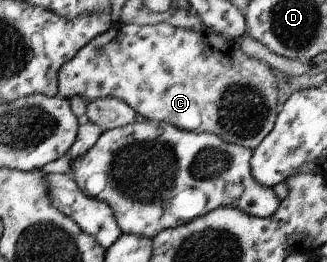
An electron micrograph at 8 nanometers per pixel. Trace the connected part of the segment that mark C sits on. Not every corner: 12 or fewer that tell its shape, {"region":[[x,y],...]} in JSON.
{"region":[[118,22],[57,95],[254,150],[278,81],[204,26]]}

